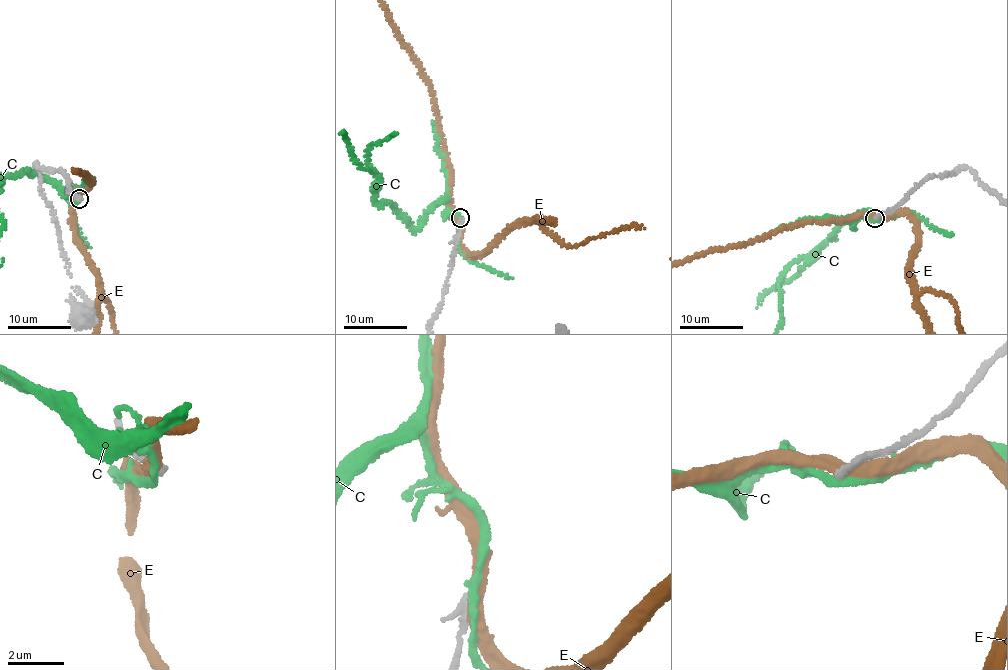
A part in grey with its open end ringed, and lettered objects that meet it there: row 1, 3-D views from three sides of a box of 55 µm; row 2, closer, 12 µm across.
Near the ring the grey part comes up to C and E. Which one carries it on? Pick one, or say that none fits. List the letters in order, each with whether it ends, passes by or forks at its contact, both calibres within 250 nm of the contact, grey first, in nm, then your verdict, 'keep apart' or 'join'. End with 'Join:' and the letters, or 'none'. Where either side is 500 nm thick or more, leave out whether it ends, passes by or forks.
C: it passes by | 240/260 nm | keep apart
E: it passes by | 340/480 nm | keep apart
Join: none

